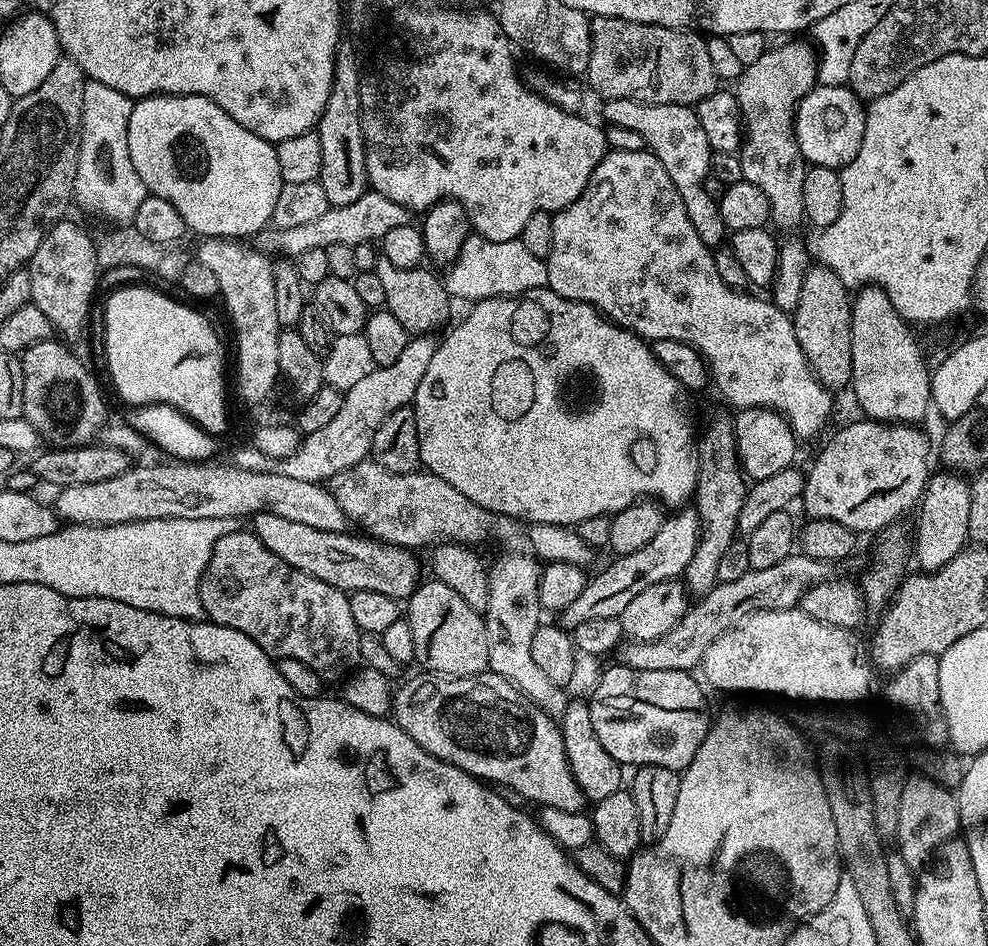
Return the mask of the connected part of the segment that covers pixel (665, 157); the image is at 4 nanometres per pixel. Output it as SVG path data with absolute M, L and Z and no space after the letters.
M634 98L605 100L602 107L605 125L626 126L626 130L642 134L647 151L655 154L658 162L666 166L666 174L670 174L670 182L674 182L674 190L678 190L682 206L686 206L686 218L690 218L690 226L694 226L698 238L702 238L702 242L713 250L721 247L726 240L726 229L720 206L717 197L711 196L703 184L712 170L713 150L710 142L706 142L695 107L686 104L643 104Z

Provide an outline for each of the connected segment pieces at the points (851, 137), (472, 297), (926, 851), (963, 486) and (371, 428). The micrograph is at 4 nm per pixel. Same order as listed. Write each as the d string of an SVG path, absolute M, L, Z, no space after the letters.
M820 84L802 98L794 113L796 141L809 165L818 168L842 170L856 157L862 146L862 134L866 134L865 101L852 93L852 89L839 84Z
M469 234L458 258L447 265L443 273L444 288L449 297L467 302L489 300L499 296L523 296L524 293L543 288L548 282L548 265L534 258L520 239L510 242L490 242L485 236Z
M927 778L919 779L909 779L904 785L898 809L898 830L895 834L895 839L900 840L898 851L902 858L906 858L906 866L913 870L923 869L937 855L938 850L961 831L957 797L938 782Z
M940 470L937 476L935 473L929 479L918 505L920 517L916 520L916 560L920 563L919 571L933 572L946 566L946 562L950 562L950 558L958 555L969 543L971 497L971 483L955 471Z
M413 335L397 360L373 368L370 374L366 374L366 378L354 382L354 386L343 393L344 401L338 414L322 430L305 435L298 450L279 461L278 471L286 478L324 484L342 470L369 459L378 426L382 426L382 422L386 422L394 410L409 407L415 401L418 382L422 382L430 366L430 358L434 358L437 343L435 335Z

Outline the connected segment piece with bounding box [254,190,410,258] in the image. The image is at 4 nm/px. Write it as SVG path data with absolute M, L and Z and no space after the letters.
M366 191L362 198L349 202L346 206L329 206L326 214L321 214L317 220L294 226L293 228L278 228L269 226L256 233L254 246L259 252L273 254L280 258L295 258L306 254L306 250L318 250L330 246L350 246L355 244L372 244L384 239L390 230L397 226L406 226L410 223L410 213L398 202L392 202L386 198L386 194L378 194L374 191Z

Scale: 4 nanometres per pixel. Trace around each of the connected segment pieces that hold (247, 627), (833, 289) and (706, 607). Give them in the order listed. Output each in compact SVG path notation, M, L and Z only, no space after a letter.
M233 530L218 538L210 554L210 562L202 574L200 597L204 616L211 623L230 626L246 634L246 638L254 638L254 642L258 642L258 646L262 646L262 650L276 660L298 658L298 662L306 662L306 666L310 666L321 681L343 681L361 663L362 633L350 611L349 593L282 562L282 558L278 558L278 554L270 554L270 550L266 550L266 546L262 546L250 530Z
M813 263L809 267L805 280L802 281L802 295L798 297L798 306L791 313L794 334L798 338L798 346L802 346L802 354L812 368L816 379L829 390L837 390L849 383L852 379L852 355L850 354L850 334L852 333L852 301L850 289L842 282L834 270L824 264Z
M793 554L782 558L778 566L766 566L766 570L749 568L742 578L734 582L718 582L710 594L699 597L689 607L688 613L662 638L657 640L625 639L616 649L614 656L621 664L627 664L634 670L682 670L692 672L701 667L706 650L710 644L726 630L741 624L750 614L758 610L786 610L797 607L800 599L815 584L833 579L833 565L818 561L803 554Z

